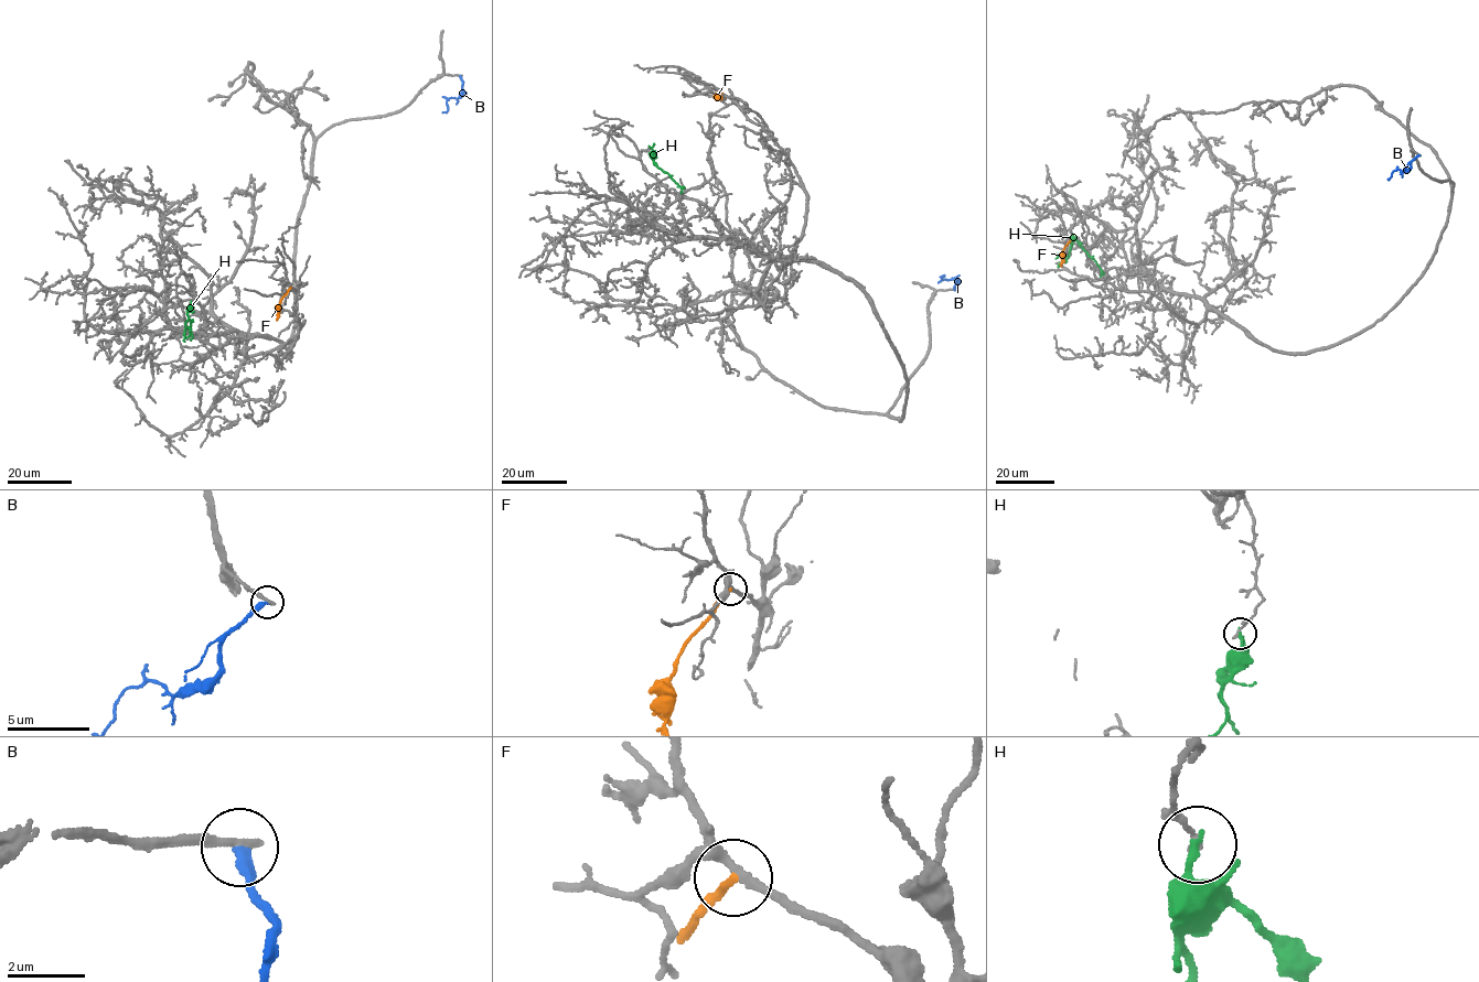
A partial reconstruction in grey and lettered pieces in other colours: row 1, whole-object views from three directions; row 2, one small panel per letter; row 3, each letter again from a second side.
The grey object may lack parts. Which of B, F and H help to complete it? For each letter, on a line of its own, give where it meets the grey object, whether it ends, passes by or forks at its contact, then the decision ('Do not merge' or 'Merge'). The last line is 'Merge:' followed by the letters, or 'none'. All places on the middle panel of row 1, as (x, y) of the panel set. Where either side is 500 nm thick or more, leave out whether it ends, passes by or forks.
B: Touches grey at (954, 289). It ends there. Do not merge
F: Touches grey at (721, 93). It ends there. Do not merge
H: Touches grey at (650, 153). It ends there. Do not merge
Merge: none

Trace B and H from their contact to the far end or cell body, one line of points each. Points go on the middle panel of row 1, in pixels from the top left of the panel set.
B: (954, 289), (955, 282), (958, 283), (956, 279), (940, 277)
H: (649, 153), (656, 165), (684, 187)

